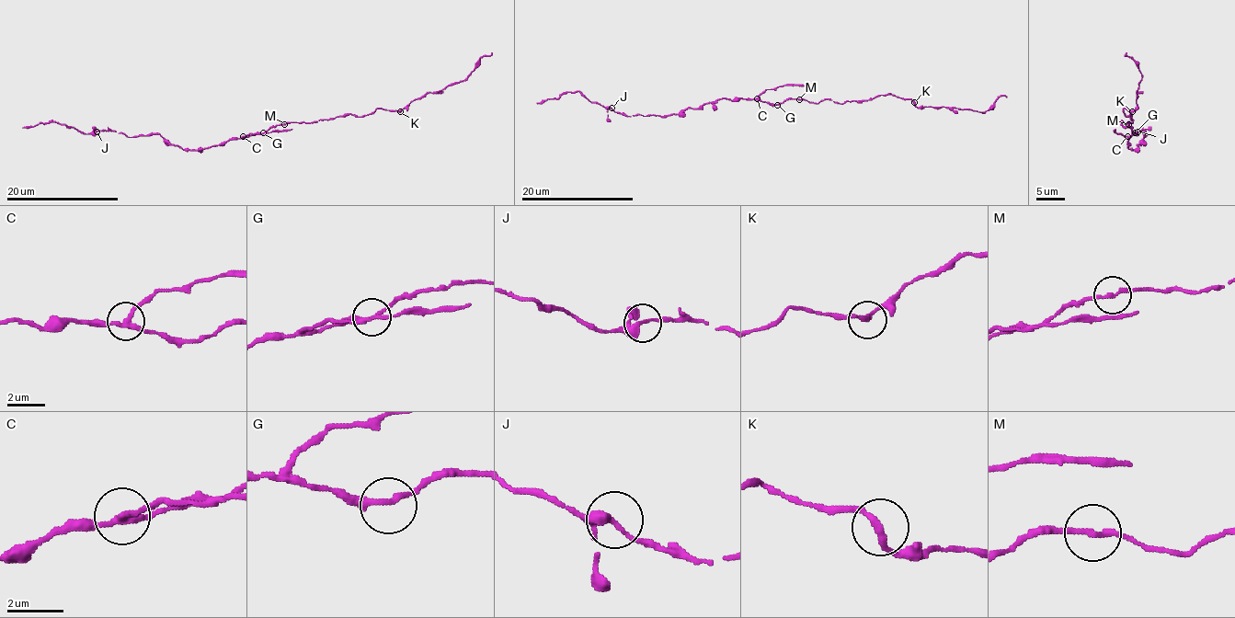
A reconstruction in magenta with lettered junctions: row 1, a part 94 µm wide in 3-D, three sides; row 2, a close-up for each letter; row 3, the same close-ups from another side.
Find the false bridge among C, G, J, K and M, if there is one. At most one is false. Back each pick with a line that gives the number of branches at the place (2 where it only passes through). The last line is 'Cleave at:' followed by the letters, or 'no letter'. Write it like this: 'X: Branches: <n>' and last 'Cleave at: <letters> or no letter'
C: Branches: 3
Cleave at: C

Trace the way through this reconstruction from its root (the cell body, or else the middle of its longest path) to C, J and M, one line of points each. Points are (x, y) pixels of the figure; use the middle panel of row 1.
C: (777, 104), (757, 98)
J: (777, 104), (760, 99), (722, 98), (698, 108), (687, 108), (663, 116), (626, 116), (611, 108)
M: (777, 104), (786, 99), (798, 99)

